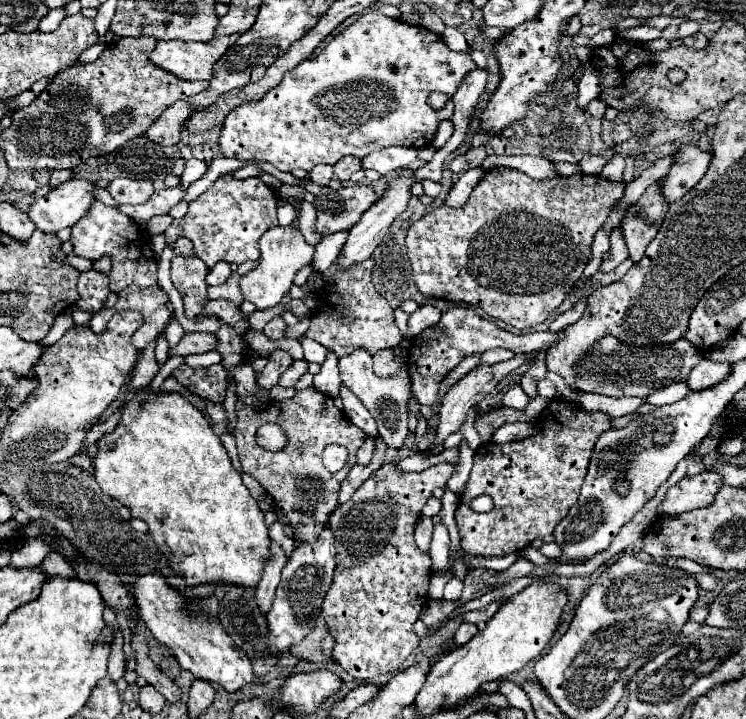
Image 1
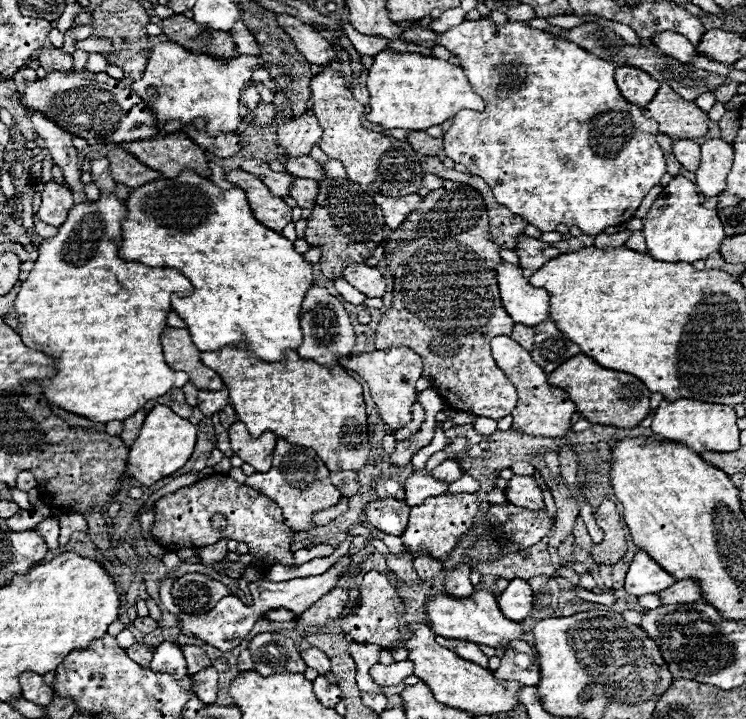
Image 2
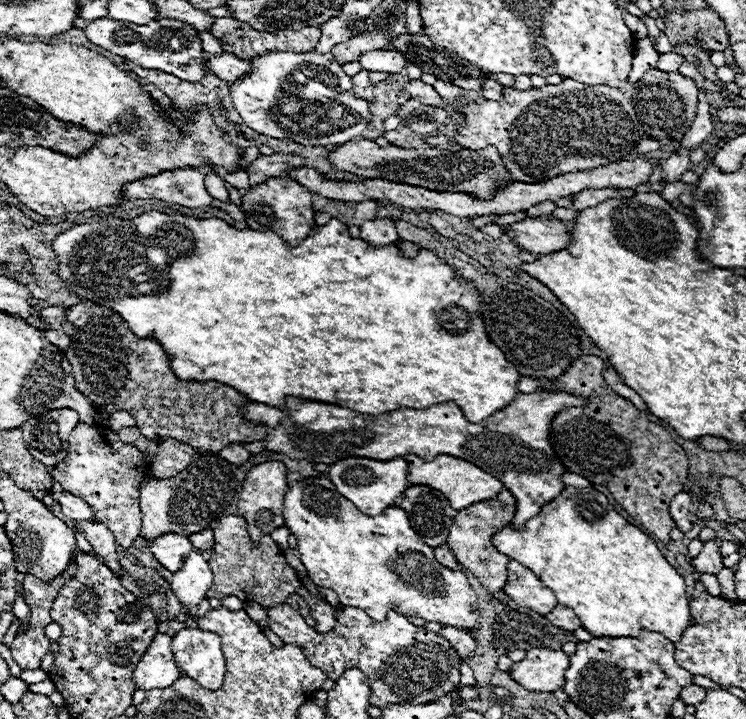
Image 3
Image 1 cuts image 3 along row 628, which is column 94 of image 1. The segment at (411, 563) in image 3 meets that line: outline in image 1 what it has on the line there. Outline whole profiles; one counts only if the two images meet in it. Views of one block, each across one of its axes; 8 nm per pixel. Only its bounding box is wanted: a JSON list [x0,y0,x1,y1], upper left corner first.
[94,388,270,588]

